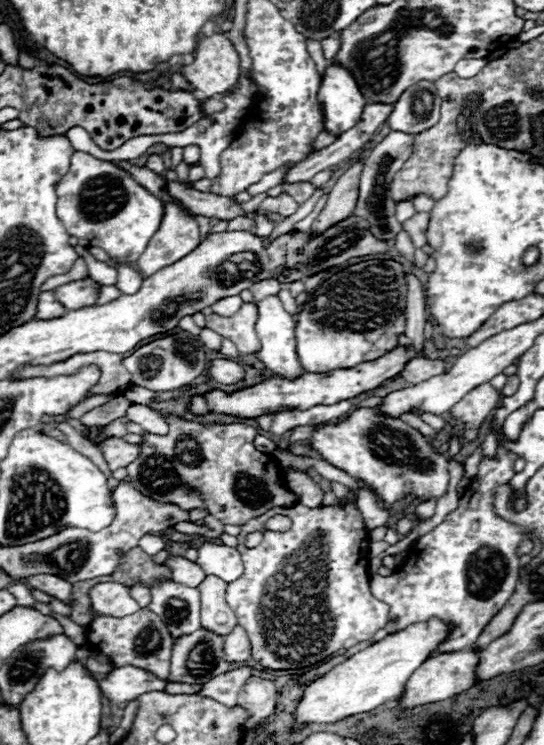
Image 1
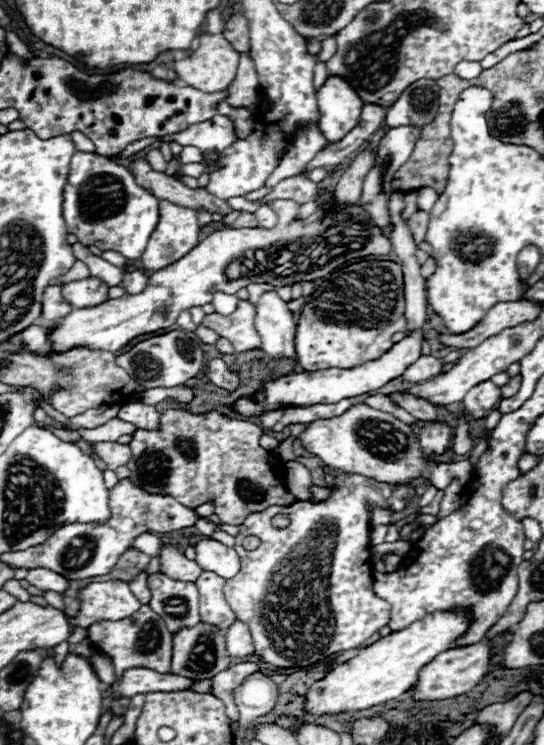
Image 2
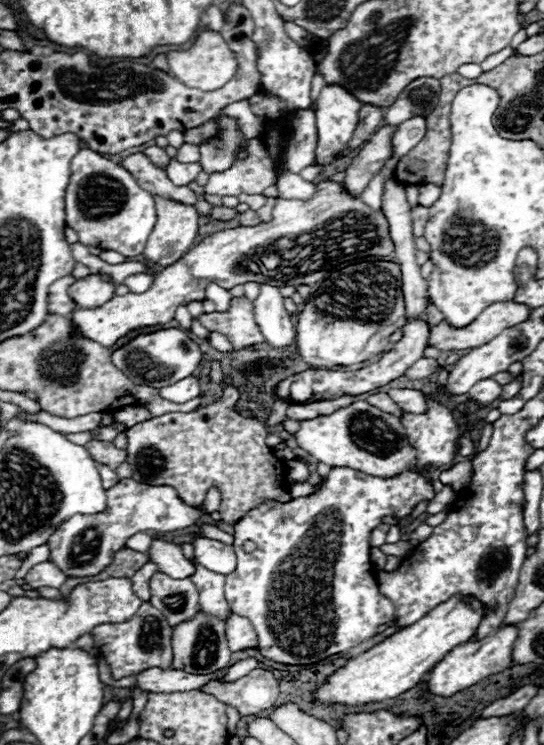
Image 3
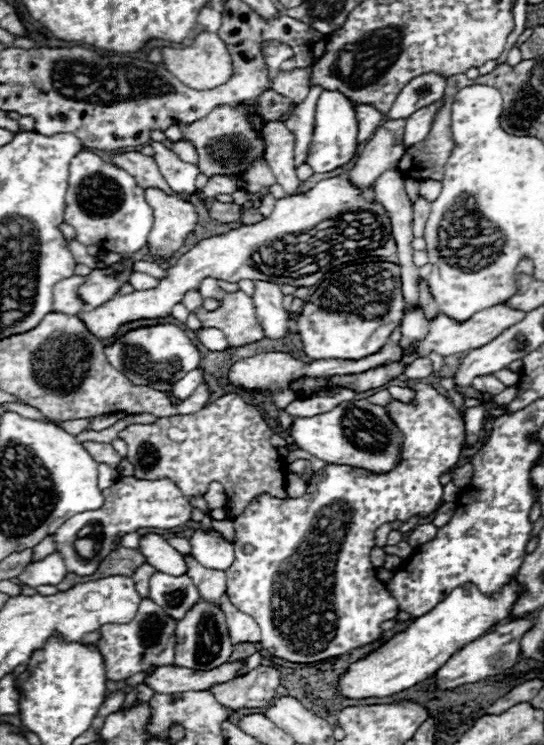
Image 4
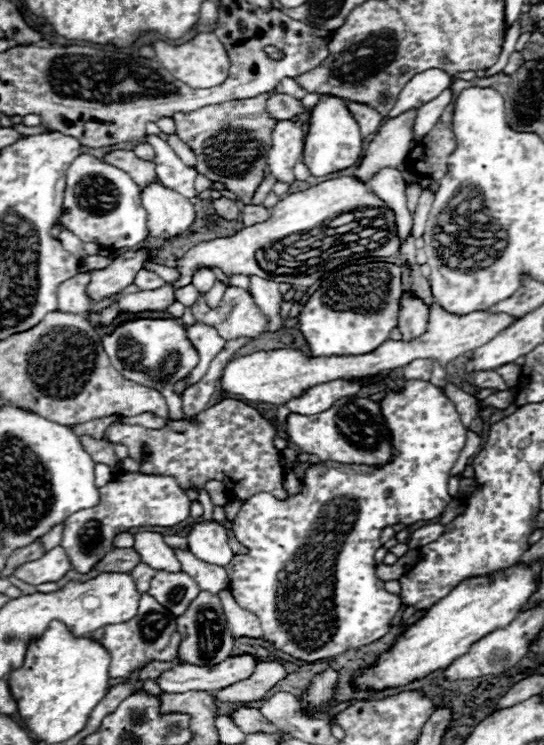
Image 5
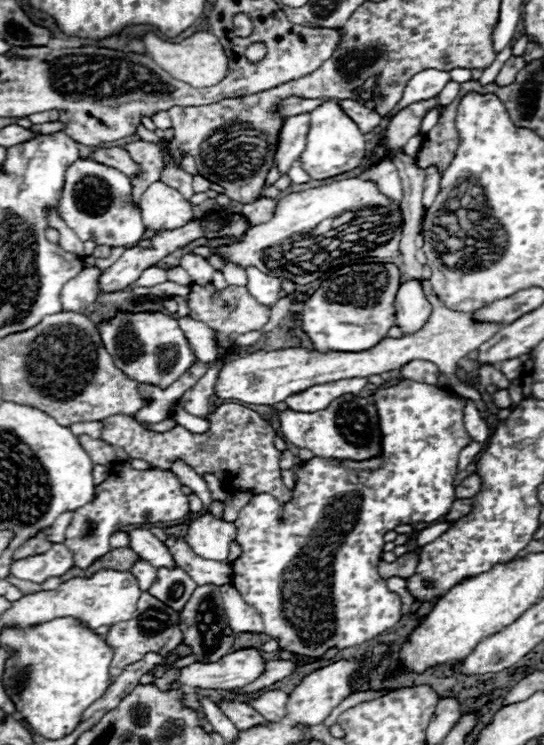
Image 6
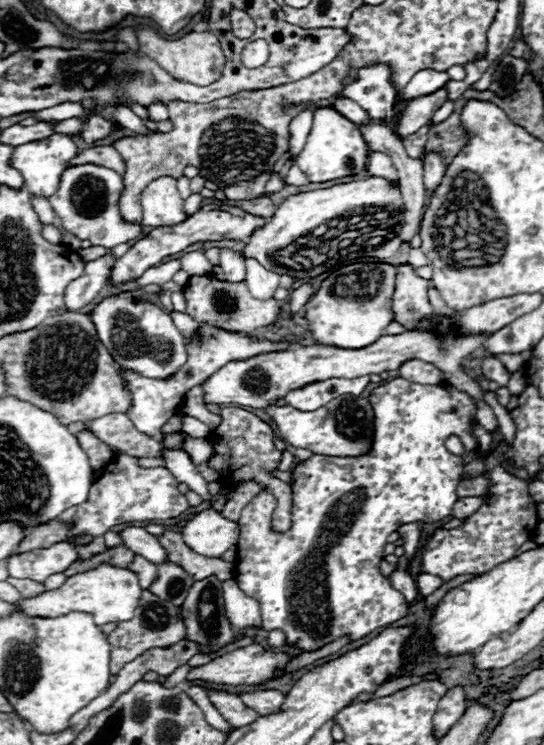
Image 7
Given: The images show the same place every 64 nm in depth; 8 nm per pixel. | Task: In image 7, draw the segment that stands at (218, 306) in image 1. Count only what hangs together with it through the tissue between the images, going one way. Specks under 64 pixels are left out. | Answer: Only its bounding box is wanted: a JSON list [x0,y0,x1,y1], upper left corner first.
[180,252,212,276]

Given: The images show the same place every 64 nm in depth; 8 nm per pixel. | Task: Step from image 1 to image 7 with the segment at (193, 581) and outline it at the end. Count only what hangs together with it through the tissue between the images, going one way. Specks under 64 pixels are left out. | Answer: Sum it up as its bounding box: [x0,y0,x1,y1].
[120,526,168,564]

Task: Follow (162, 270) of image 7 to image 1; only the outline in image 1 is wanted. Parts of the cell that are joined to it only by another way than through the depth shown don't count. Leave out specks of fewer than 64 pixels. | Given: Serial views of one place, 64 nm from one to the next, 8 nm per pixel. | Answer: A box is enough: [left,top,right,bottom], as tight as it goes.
[116,263,142,294]

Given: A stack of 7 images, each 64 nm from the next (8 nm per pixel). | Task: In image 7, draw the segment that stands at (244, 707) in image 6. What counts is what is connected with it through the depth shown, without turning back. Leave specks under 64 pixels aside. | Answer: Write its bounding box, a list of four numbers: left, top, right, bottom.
[208,692,260,728]

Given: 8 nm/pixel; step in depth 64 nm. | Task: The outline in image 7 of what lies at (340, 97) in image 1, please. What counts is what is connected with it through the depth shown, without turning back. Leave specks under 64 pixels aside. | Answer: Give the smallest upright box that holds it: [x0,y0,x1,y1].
[296,106,368,182]

